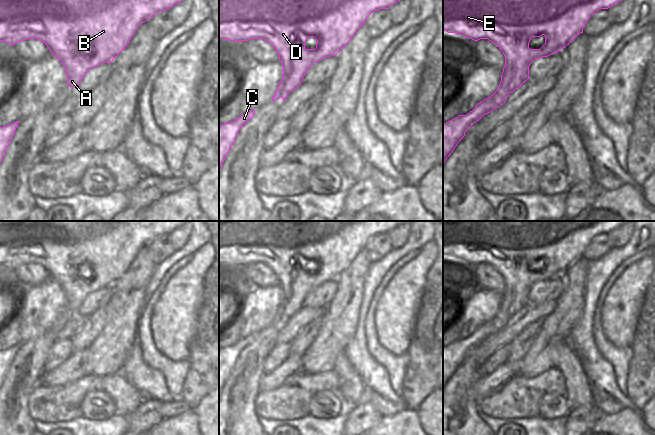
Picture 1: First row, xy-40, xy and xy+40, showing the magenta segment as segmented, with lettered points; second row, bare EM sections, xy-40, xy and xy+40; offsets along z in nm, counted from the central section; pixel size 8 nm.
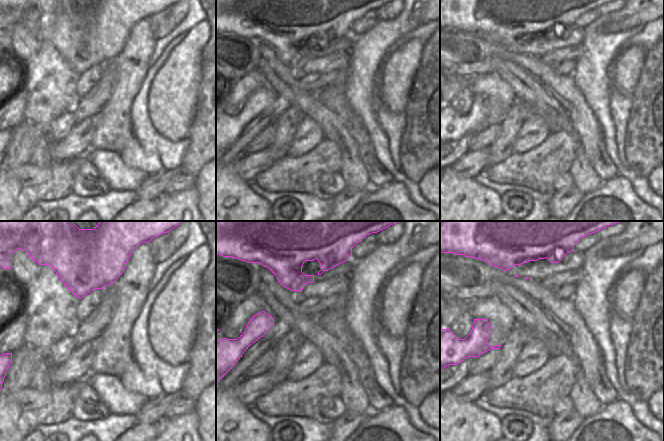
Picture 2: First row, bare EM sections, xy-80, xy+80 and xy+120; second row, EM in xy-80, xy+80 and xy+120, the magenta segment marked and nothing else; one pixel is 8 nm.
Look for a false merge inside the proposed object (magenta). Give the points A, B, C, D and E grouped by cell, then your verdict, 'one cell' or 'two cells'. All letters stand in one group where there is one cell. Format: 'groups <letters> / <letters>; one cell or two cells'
groups A B D E / C; two cells

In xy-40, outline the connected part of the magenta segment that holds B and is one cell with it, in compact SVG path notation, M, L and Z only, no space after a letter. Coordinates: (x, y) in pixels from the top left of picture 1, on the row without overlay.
M0 221L0 265L15 269L26 263L42 265L63 288L67 308L77 311L92 292L111 287L129 268L137 252L160 235L186 221Z

